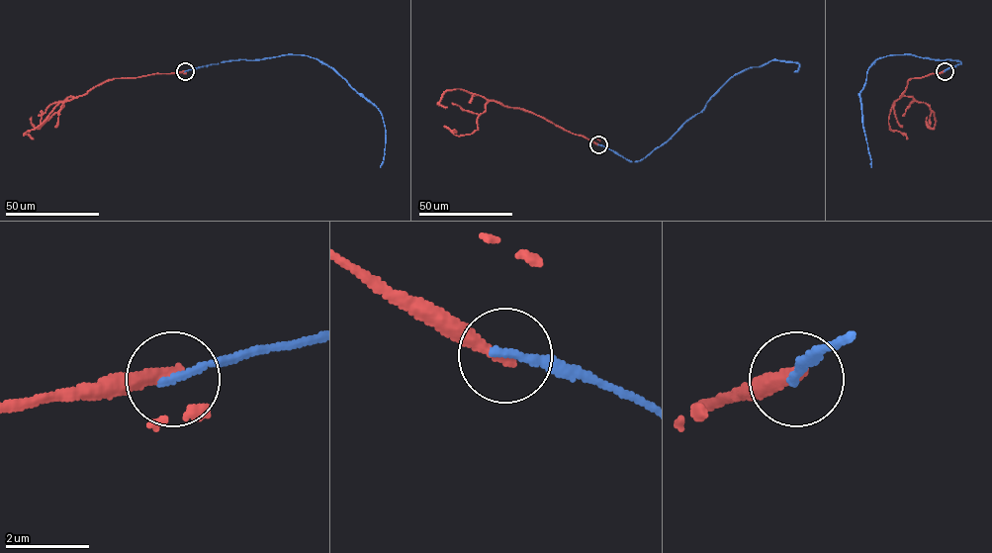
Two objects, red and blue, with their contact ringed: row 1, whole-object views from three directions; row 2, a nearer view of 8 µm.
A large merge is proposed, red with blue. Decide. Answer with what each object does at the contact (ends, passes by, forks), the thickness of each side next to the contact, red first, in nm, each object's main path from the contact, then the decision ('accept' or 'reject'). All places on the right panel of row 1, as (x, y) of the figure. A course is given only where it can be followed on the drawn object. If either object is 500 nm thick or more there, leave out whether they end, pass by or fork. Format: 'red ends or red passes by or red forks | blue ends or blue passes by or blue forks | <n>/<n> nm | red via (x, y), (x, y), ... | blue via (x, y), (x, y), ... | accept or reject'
red ends | blue ends | 280/190 nm | red via (945, 71), (911, 78), (900, 95), (910, 96), (929, 106), (936, 122), (932, 128), (932, 111) | blue via (945, 71), (961, 62), (908, 53), (887, 55), (871, 64), (859, 93), (871, 167) | reject

